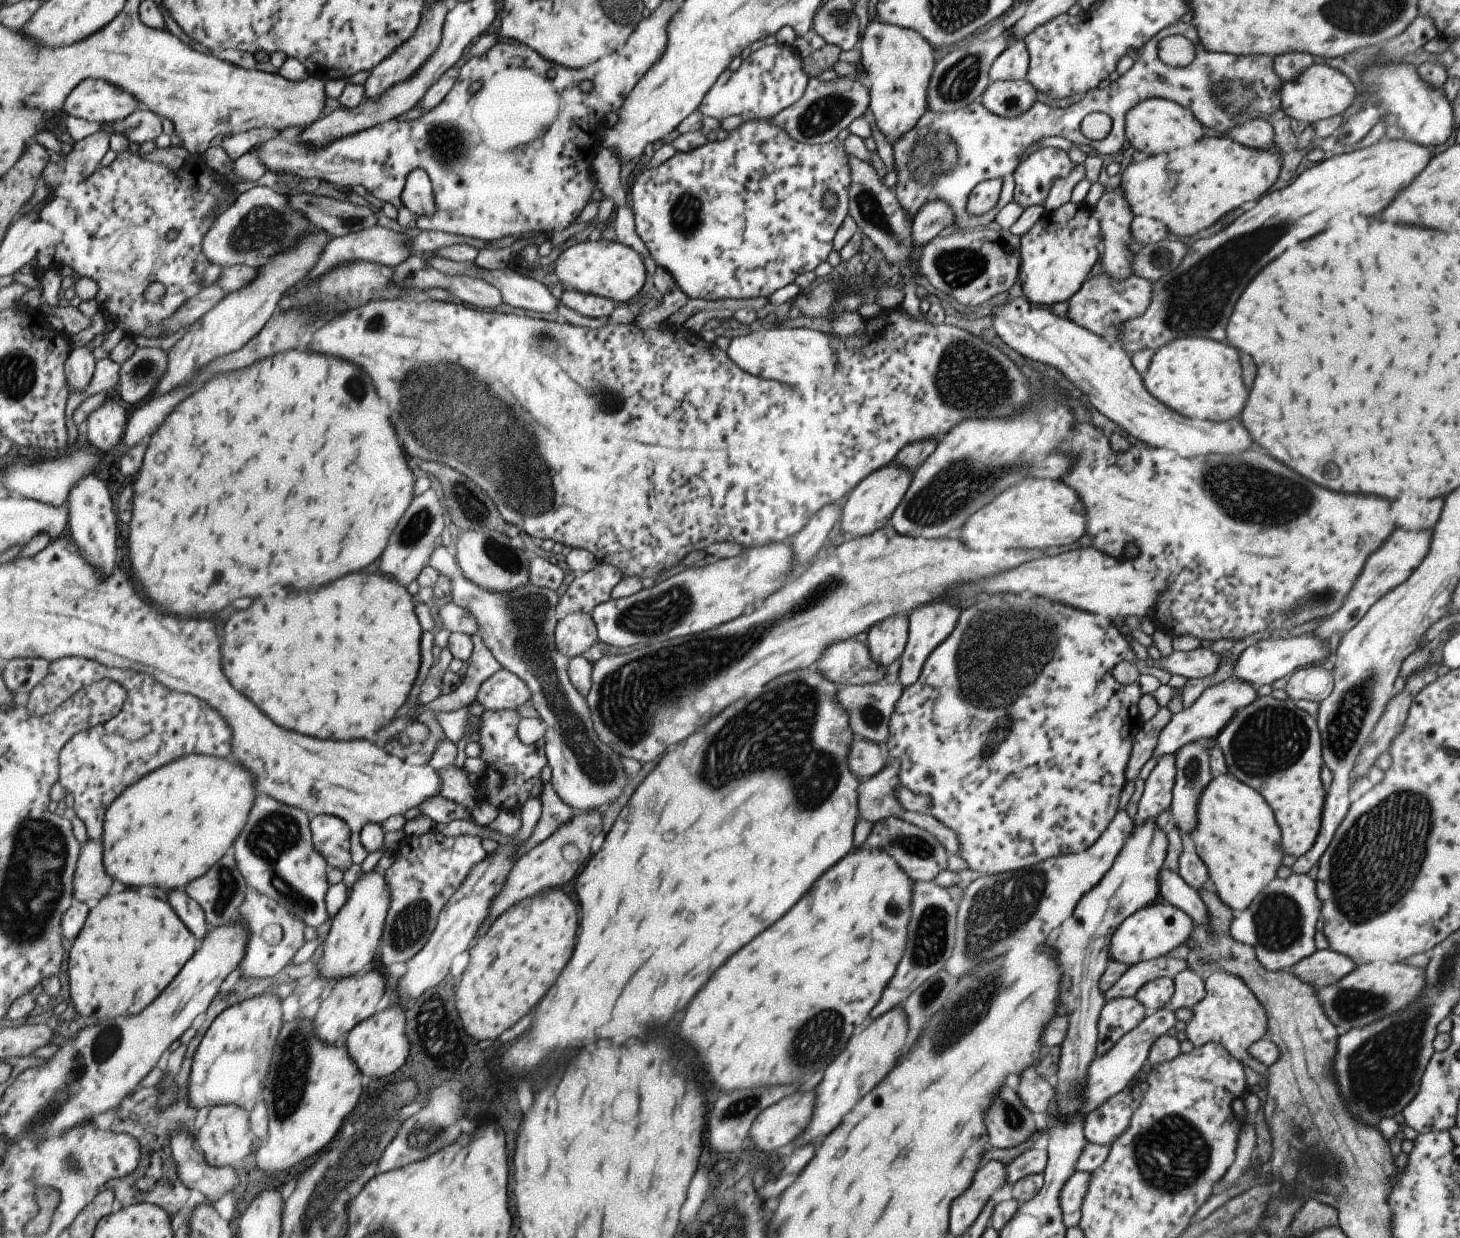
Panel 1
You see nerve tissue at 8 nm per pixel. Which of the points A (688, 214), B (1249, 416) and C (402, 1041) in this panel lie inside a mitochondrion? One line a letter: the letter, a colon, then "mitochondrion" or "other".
A: mitochondrion
B: other
C: other

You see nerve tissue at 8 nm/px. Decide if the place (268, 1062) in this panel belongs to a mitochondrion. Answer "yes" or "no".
yes

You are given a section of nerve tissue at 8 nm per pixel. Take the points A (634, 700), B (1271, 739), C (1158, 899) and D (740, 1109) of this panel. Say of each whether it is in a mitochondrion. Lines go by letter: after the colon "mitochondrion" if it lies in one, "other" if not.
A: mitochondrion
B: mitochondrion
C: other
D: mitochondrion

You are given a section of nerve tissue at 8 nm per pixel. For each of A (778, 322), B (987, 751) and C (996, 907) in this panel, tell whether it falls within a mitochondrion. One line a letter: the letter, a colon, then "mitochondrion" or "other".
A: other
B: mitochondrion
C: mitochondrion

